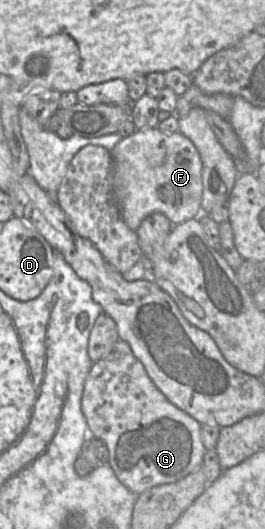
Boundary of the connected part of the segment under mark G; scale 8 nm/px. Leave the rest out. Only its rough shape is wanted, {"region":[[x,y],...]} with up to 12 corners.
{"region":[[124,340],[81,408],[135,495],[202,468],[202,425]]}

